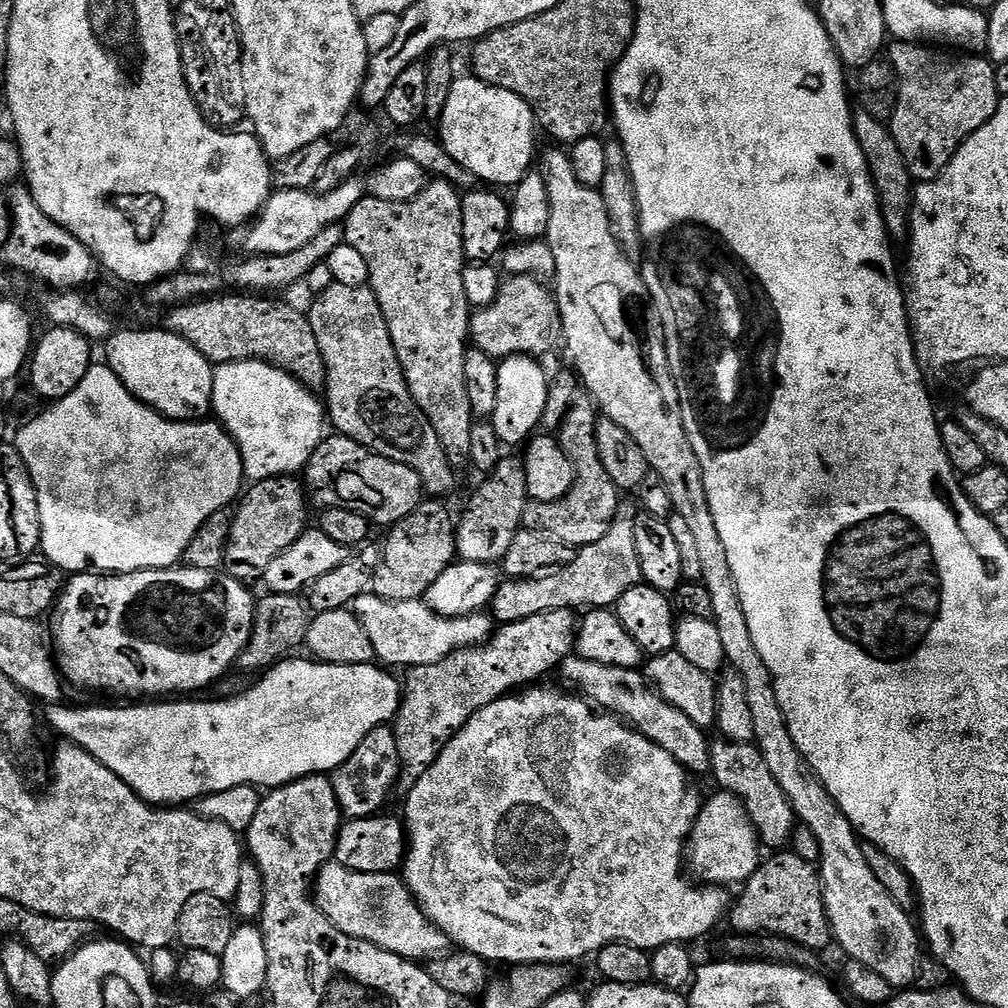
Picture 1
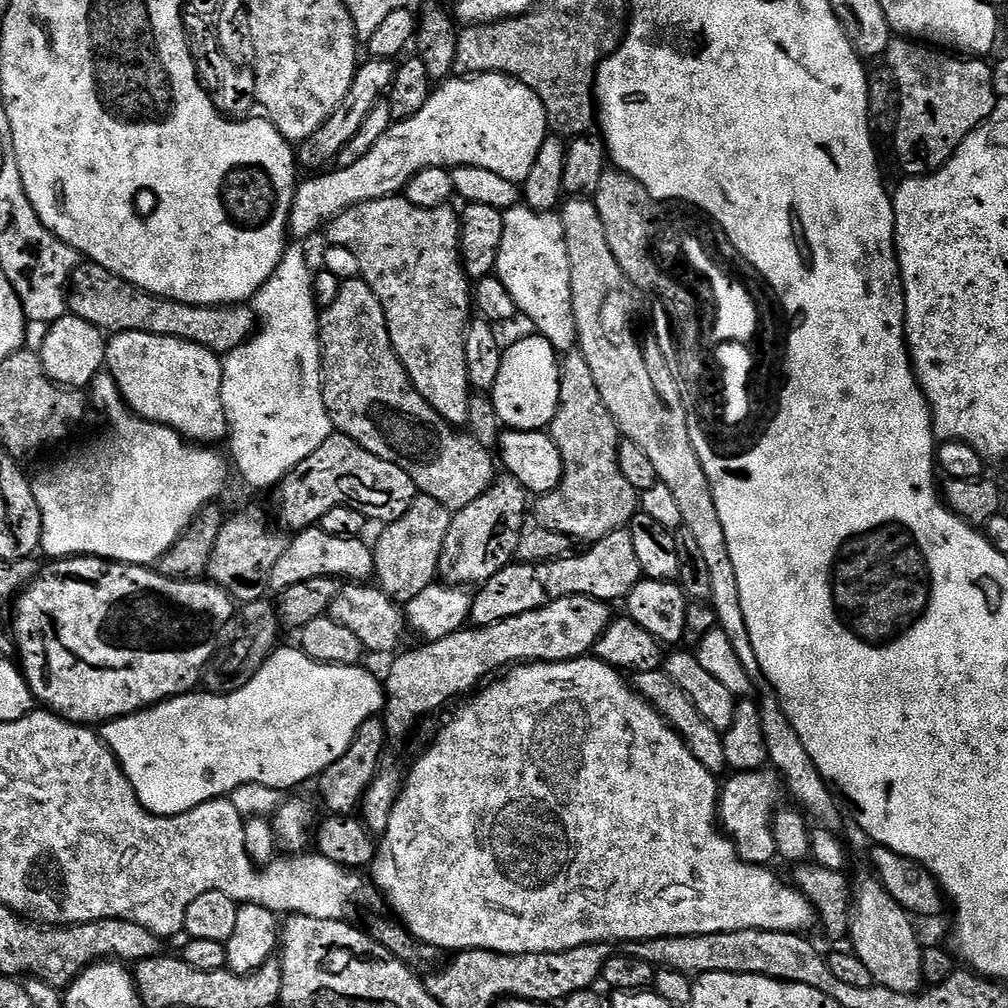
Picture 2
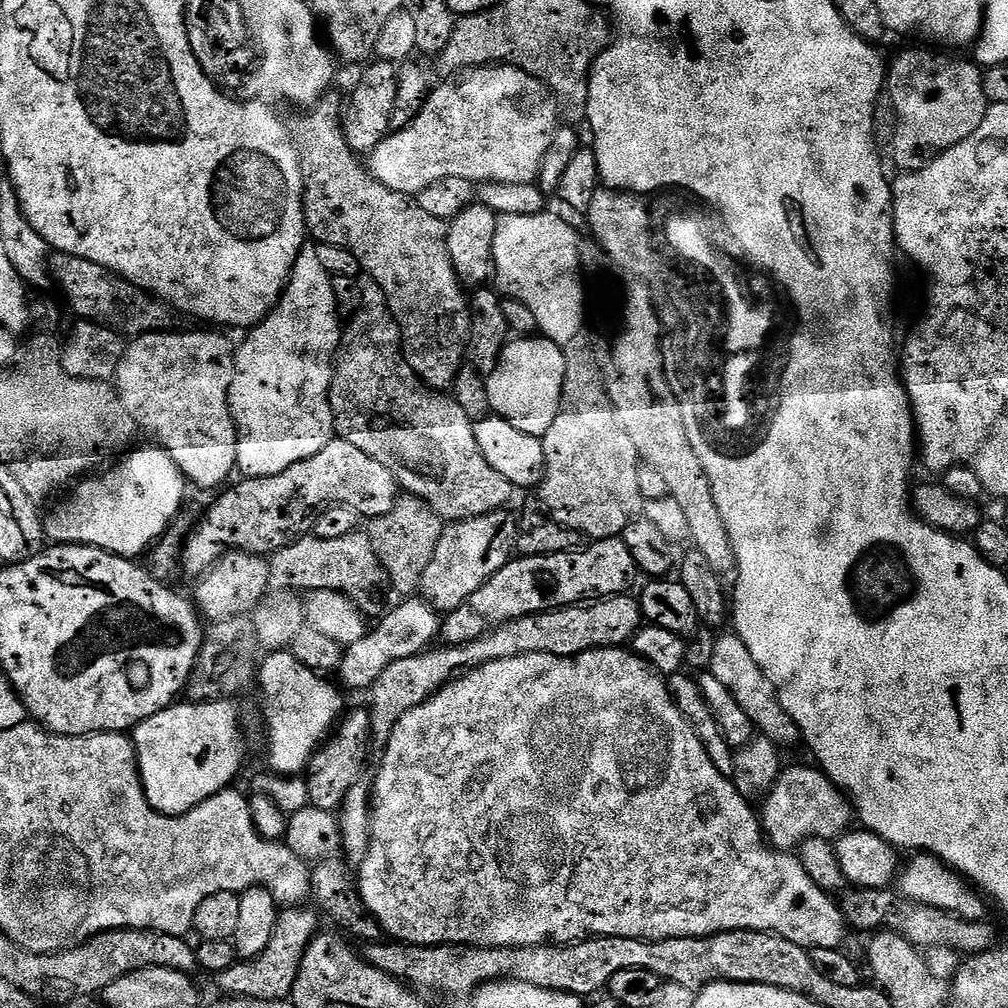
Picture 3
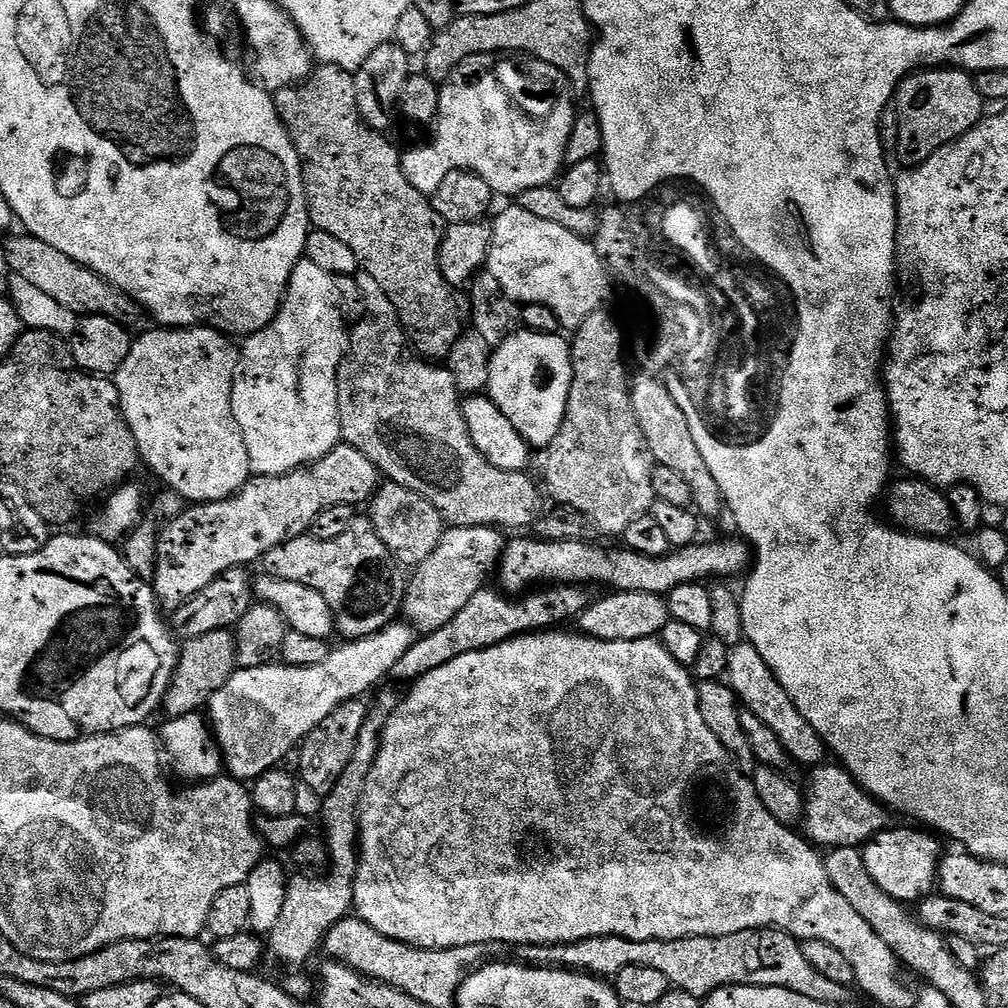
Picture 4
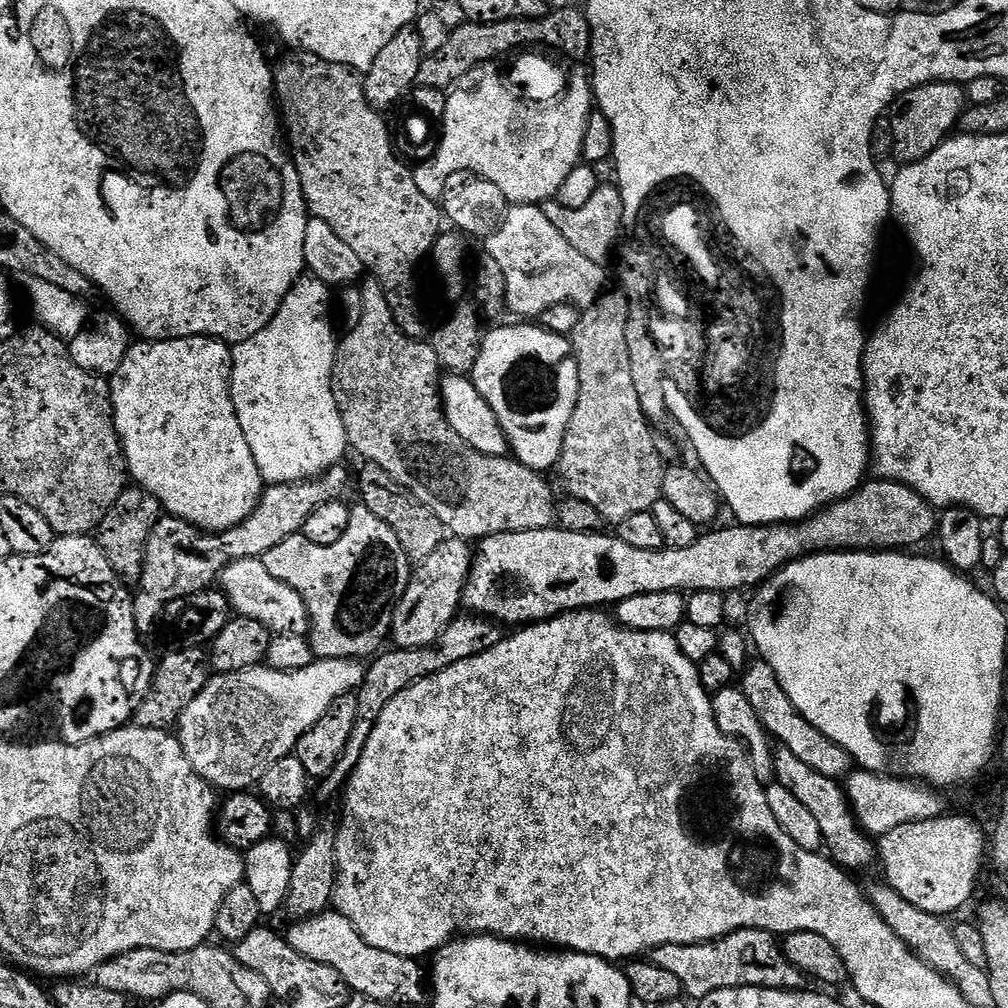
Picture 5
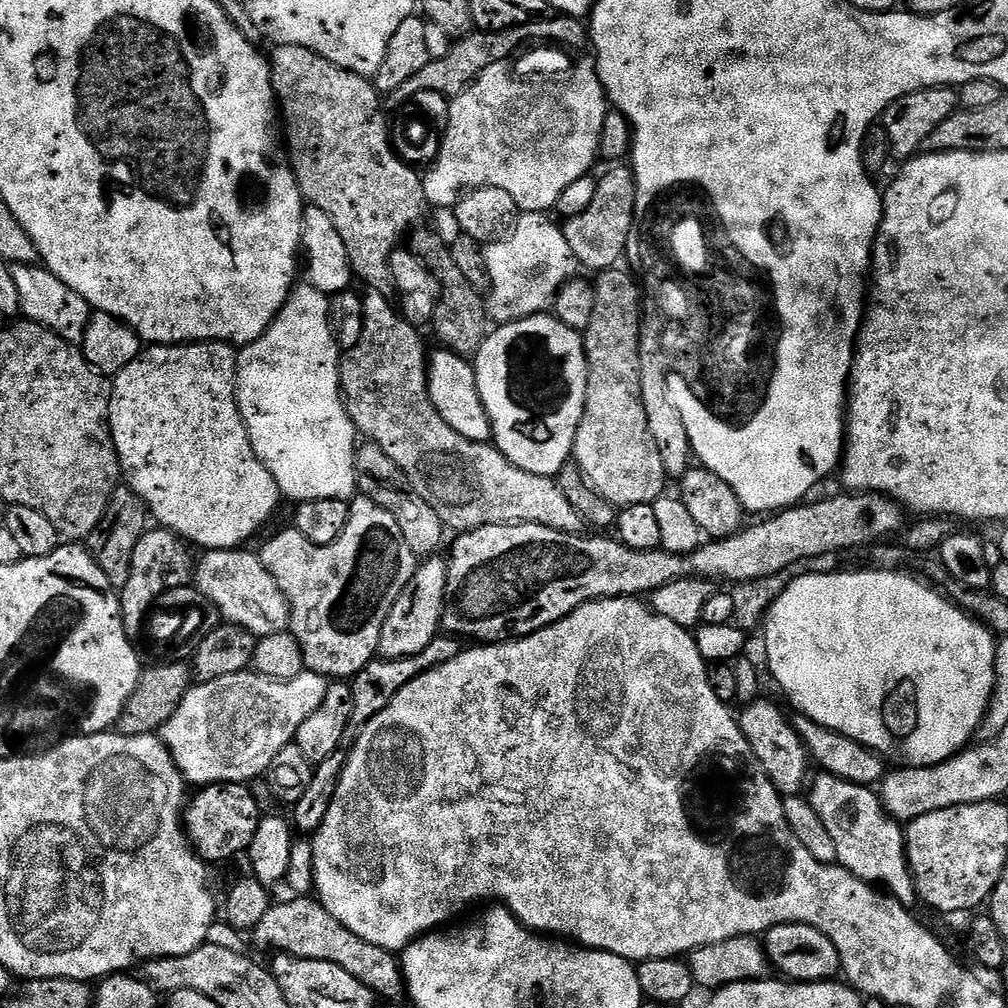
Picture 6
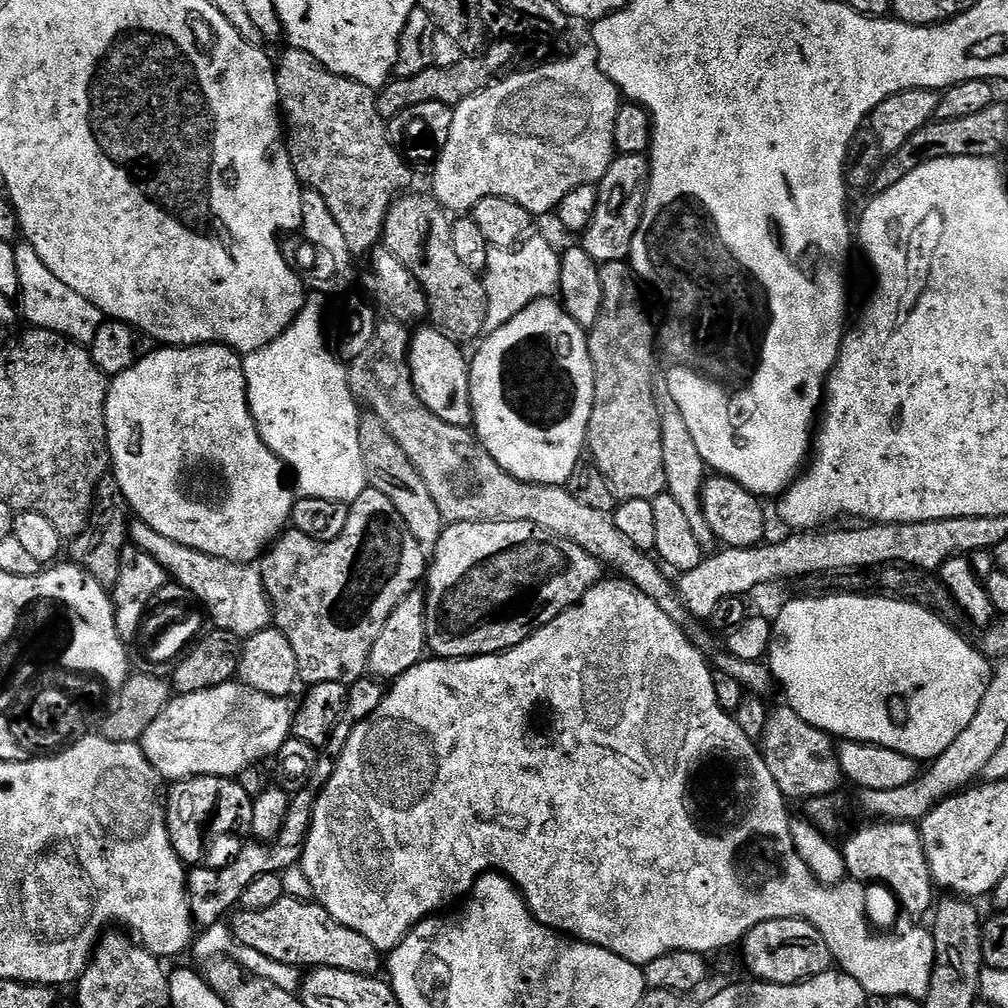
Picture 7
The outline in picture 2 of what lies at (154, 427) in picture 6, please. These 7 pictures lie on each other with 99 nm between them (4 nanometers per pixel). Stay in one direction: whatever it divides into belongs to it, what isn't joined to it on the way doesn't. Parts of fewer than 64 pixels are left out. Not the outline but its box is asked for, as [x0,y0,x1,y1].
[107,332,228,446]

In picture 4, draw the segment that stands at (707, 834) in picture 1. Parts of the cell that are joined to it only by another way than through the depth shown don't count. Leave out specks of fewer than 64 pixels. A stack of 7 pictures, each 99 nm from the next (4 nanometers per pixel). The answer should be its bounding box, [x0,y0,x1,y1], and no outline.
[802,762,889,850]

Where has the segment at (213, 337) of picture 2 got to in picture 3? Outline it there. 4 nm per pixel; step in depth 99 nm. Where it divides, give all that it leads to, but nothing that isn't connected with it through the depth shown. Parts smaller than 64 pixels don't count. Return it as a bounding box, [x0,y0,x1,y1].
[50,252,174,338]

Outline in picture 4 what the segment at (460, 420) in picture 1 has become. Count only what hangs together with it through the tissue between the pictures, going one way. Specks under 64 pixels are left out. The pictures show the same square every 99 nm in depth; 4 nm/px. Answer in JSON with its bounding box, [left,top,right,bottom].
[274,64,462,362]

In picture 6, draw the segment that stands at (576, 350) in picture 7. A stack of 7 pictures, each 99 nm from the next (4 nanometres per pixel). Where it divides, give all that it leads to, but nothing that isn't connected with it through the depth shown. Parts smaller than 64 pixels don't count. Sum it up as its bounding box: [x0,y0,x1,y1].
[474,314,588,477]

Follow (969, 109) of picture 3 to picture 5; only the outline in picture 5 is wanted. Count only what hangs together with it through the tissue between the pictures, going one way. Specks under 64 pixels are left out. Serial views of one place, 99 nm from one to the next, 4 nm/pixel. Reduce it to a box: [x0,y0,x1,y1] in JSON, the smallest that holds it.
[890,82,966,165]

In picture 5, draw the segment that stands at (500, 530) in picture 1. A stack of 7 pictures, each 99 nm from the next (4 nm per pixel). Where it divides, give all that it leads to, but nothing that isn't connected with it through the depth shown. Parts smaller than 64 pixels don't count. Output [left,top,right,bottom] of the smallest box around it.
[390,538,474,648]

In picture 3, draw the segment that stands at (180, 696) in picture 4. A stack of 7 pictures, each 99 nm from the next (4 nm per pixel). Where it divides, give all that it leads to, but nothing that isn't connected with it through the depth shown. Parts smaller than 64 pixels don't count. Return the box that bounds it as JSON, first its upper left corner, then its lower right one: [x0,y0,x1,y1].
[186,615,262,702]

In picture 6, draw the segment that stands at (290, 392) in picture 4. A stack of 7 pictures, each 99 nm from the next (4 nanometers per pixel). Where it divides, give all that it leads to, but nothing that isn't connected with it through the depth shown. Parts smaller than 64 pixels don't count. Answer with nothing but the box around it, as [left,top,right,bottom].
[236,282,358,502]

